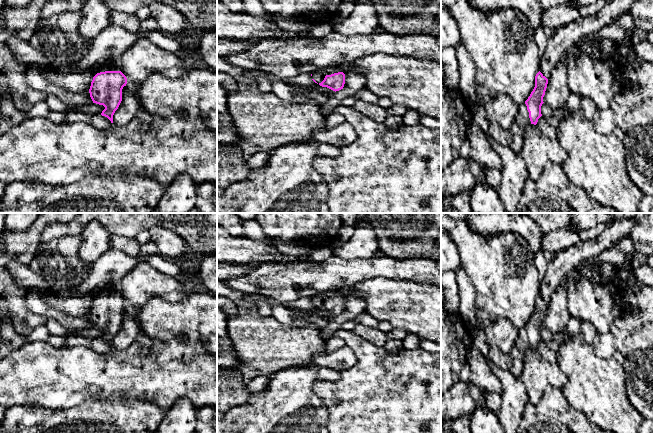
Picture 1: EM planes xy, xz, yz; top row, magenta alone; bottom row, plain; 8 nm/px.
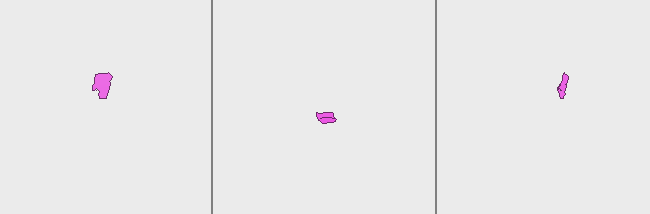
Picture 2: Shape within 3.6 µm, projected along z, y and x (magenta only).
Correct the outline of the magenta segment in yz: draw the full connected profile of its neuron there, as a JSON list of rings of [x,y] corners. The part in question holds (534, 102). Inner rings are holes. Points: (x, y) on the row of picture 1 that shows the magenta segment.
[[[606,0],[604,7],[595,15],[579,17],[577,20],[557,29],[556,34],[548,39],[547,48],[540,58],[540,71],[535,76],[535,87],[528,99],[520,105],[513,122],[511,132],[512,151],[520,154],[523,146],[523,135],[531,123],[536,125],[542,116],[543,97],[557,62],[583,38],[597,34],[603,27],[613,23],[616,17],[627,13],[634,0]]]

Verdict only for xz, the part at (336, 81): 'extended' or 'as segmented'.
extended

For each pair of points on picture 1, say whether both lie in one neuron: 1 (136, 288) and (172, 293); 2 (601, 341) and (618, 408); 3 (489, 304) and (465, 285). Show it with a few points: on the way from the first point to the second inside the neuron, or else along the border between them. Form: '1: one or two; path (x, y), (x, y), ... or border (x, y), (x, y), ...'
1: one; path (145, 288), (163, 288)
2: two; border (591, 344), (600, 357), (615, 351), (624, 357)
3: two; border (465, 270), (475, 294), (476, 315)

